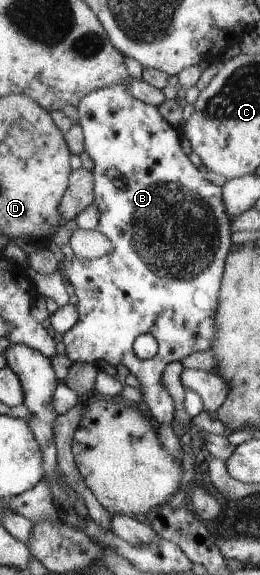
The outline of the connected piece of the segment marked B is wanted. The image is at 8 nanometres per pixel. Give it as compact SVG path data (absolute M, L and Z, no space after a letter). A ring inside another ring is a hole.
M125 83L86 95L78 112L85 151L94 162L94 202L100 211L97 227L112 243L114 250L106 256L91 259L80 258L73 252L70 260L64 257L60 262L63 278L74 286L78 297L75 307L79 314L77 323L63 334L65 353L72 362L126 366L141 384L143 407L159 423L171 423L174 400L162 388L162 373L170 362L181 362L189 354L213 347L225 258L234 246L230 239L232 218L225 209L221 187L206 182L204 174L188 160L180 142L180 129L172 128L154 105L134 98ZM109 168L116 168L122 177L117 180L108 178L106 170ZM141 334L156 338L156 356L141 359L134 354L134 340Z

